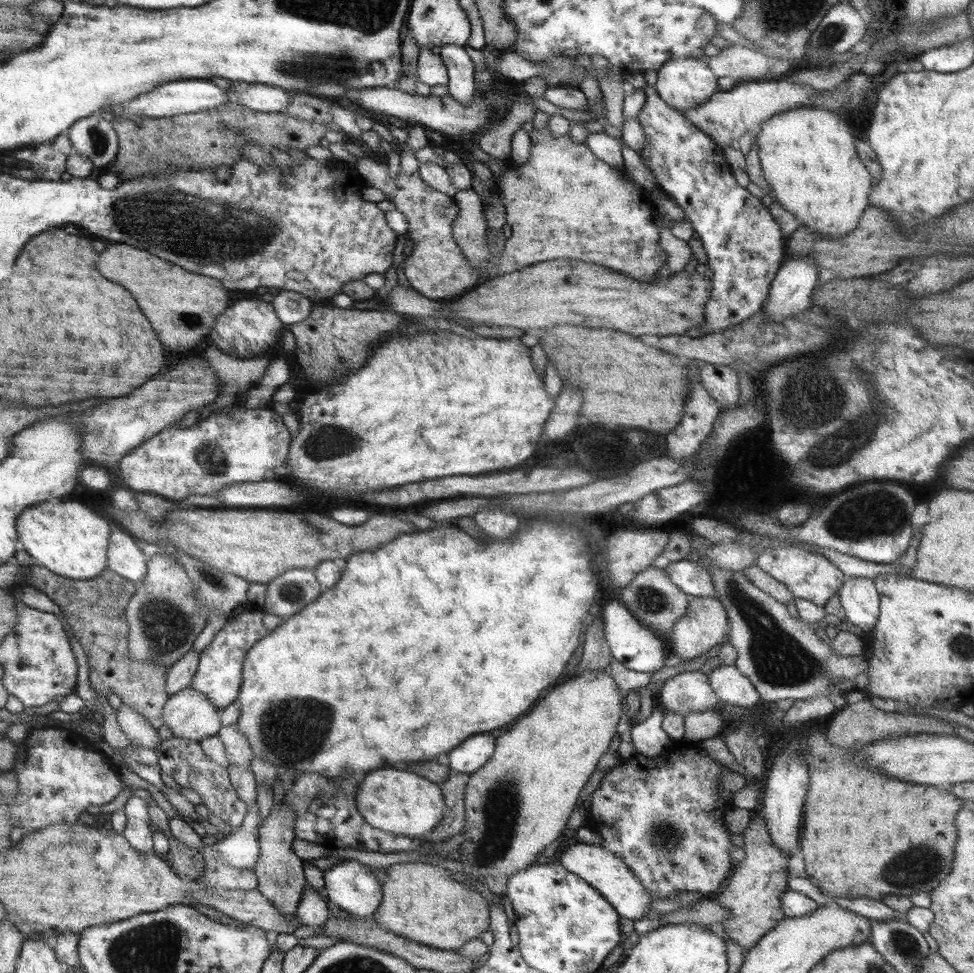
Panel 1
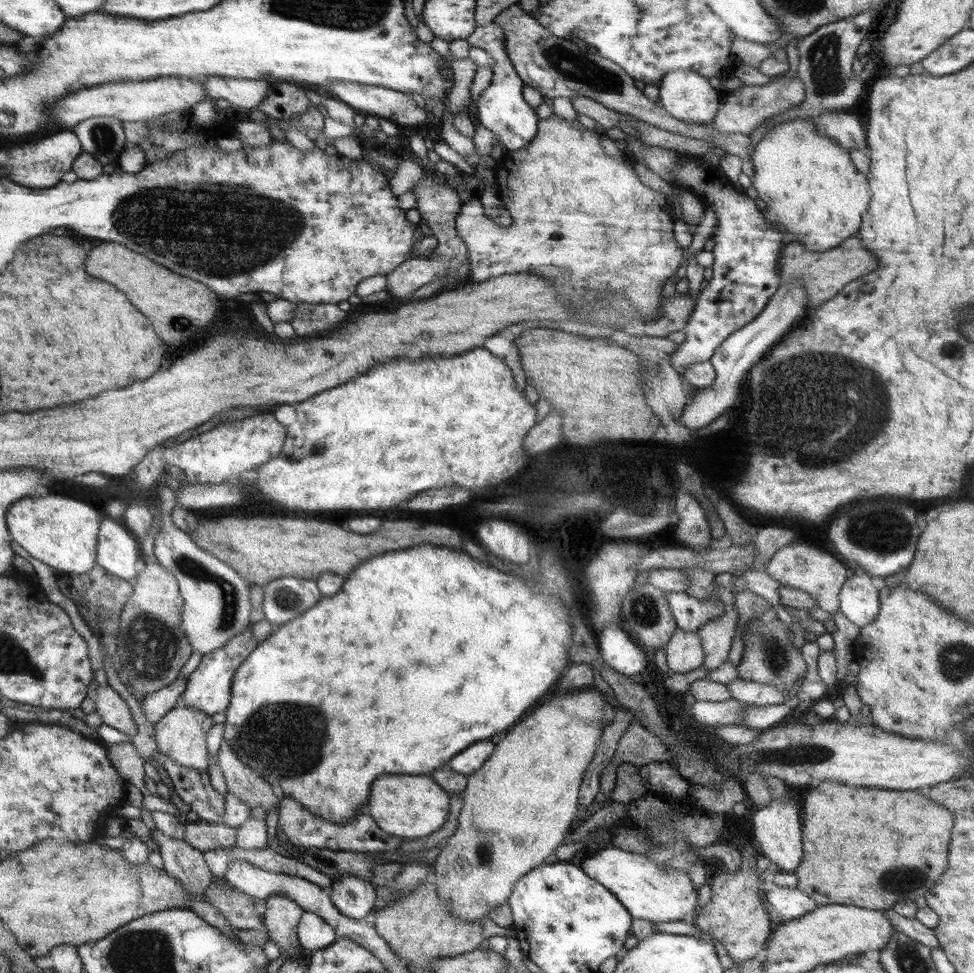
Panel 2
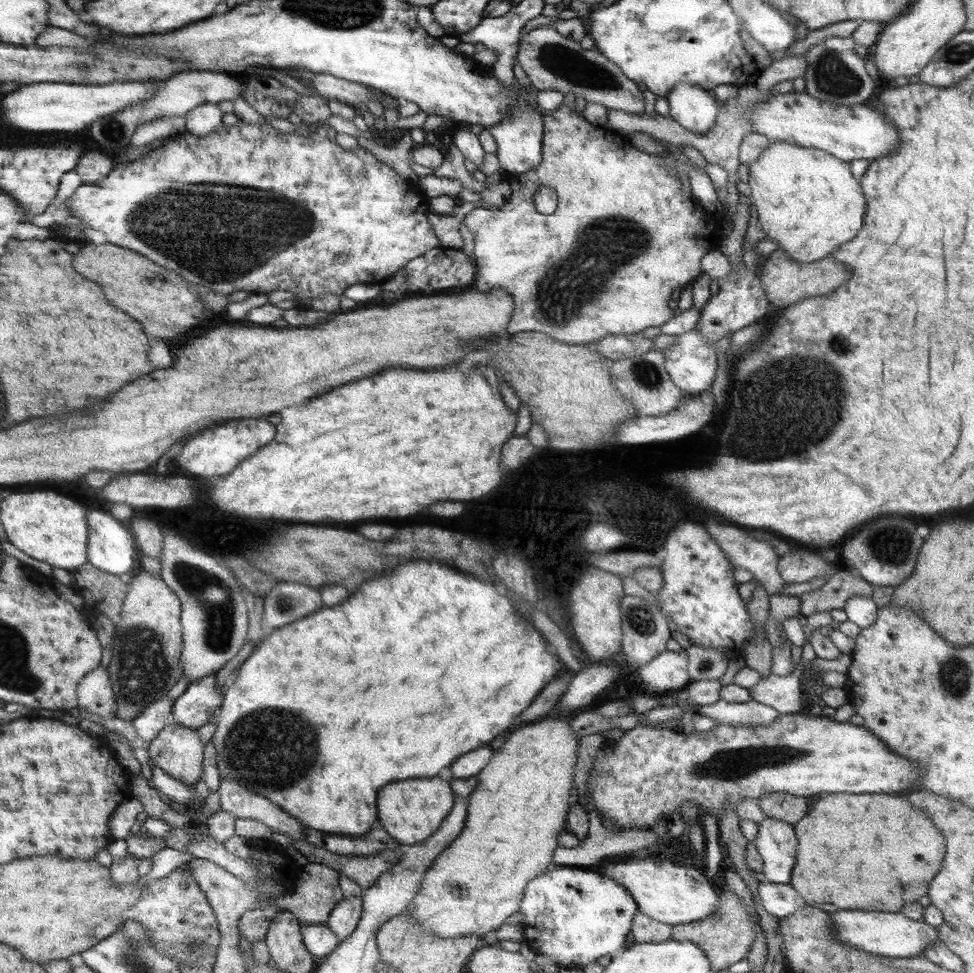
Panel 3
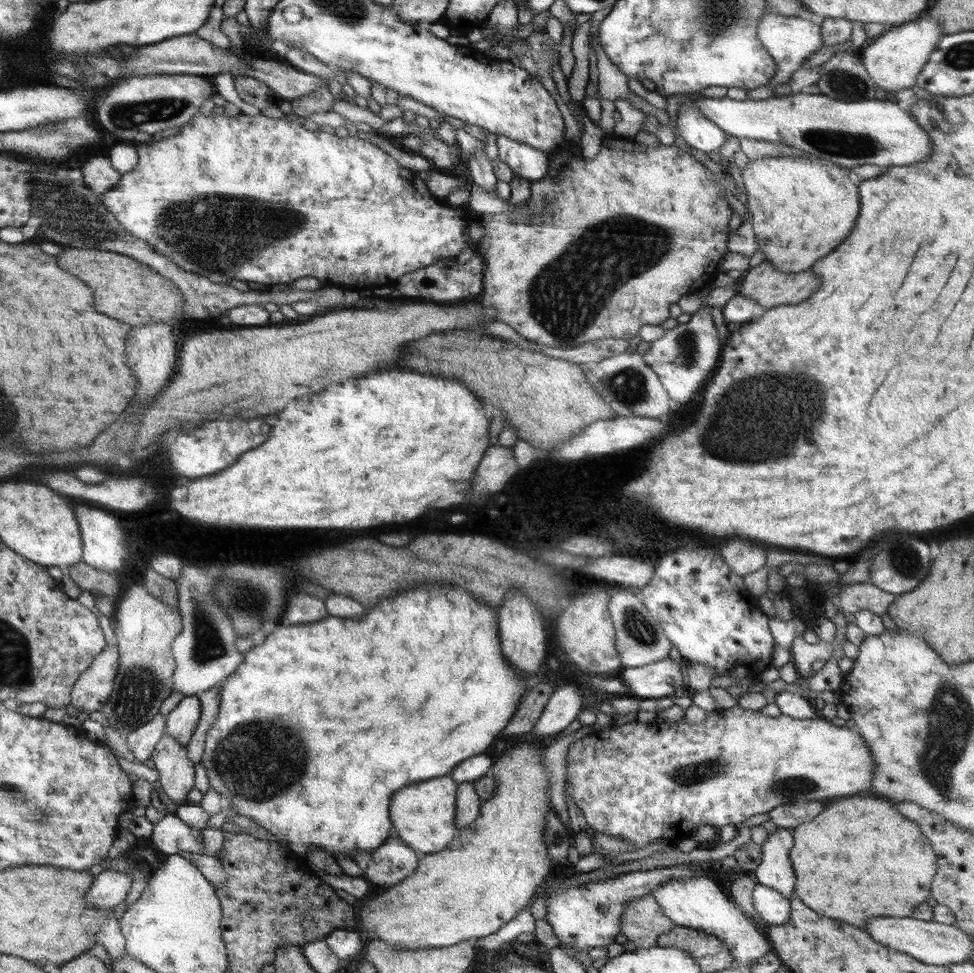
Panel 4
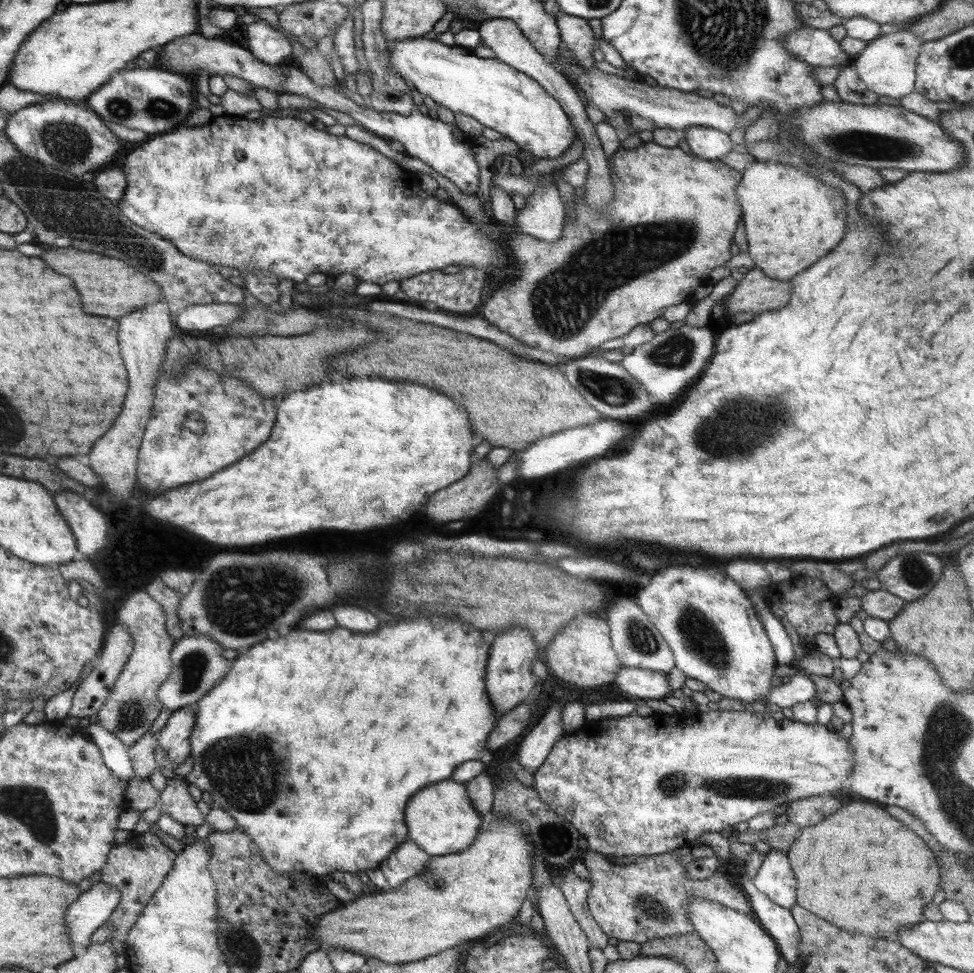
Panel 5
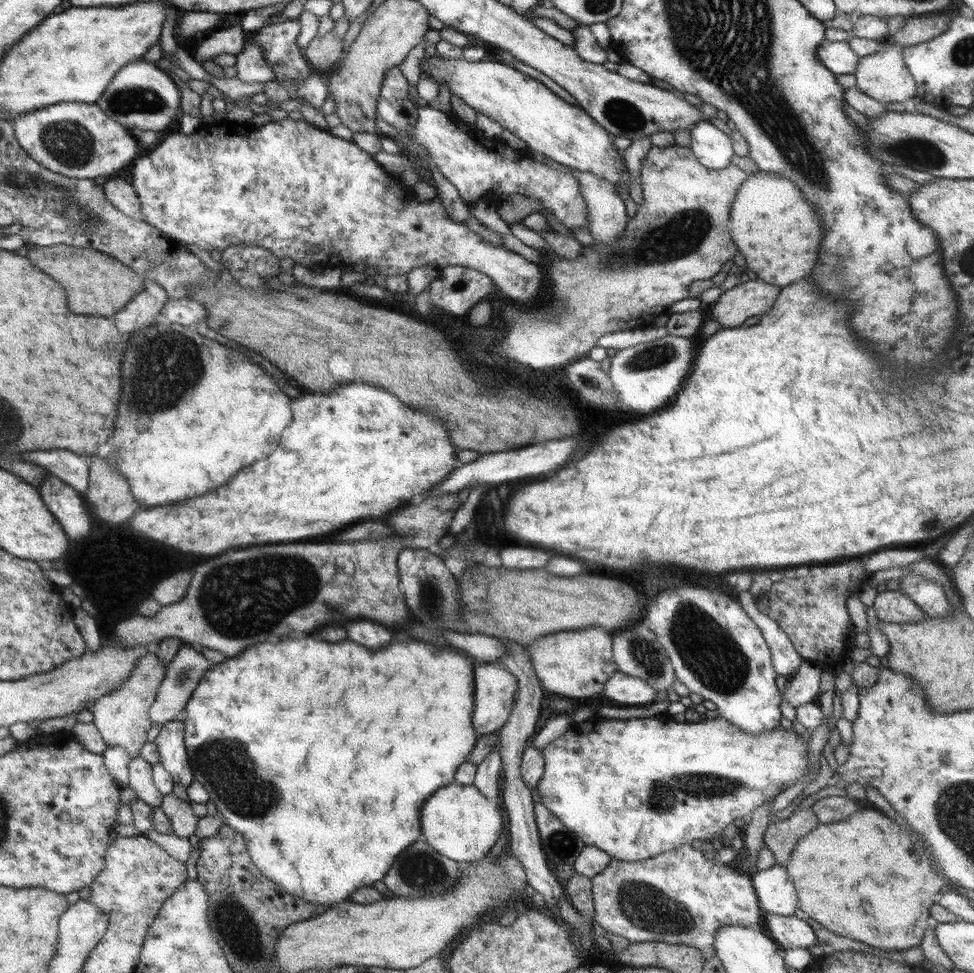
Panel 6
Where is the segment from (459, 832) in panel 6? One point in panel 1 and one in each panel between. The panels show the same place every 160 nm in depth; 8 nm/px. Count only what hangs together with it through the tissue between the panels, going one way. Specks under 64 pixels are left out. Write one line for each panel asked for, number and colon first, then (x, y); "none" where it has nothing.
1: (400, 803)
2: (404, 806)
3: (411, 811)
4: (424, 814)
5: (441, 820)

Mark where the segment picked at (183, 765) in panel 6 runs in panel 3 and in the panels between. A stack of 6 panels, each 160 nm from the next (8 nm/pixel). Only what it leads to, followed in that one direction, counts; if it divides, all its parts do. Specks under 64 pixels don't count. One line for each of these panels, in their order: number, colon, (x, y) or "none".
3: (201, 699)
4: (182, 721)
5: (175, 739)

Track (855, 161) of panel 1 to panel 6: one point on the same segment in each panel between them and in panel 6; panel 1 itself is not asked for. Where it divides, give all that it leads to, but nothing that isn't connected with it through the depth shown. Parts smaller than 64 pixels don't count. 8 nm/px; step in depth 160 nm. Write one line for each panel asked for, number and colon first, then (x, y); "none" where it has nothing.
2: (810, 185)
3: (808, 200)
4: (803, 207)
5: (792, 219)
6: (777, 230)

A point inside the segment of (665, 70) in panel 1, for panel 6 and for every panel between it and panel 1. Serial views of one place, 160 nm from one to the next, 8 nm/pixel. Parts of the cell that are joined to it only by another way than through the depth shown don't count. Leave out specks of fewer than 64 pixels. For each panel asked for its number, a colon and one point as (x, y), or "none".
2: (688, 96)
3: (692, 106)
4: (700, 133)
5: (710, 144)
6: (712, 147)

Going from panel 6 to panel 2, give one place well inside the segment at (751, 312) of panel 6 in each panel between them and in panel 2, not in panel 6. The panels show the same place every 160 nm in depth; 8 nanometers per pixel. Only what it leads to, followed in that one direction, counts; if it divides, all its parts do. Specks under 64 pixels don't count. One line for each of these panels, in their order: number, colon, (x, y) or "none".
2: (822, 274)
3: (786, 281)
4: (770, 287)
5: (757, 292)

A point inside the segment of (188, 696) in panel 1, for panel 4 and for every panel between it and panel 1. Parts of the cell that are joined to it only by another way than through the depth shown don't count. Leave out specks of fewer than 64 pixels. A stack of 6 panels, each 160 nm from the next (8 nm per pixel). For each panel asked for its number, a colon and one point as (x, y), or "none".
2: (181, 733)
3: (177, 750)
4: (176, 774)

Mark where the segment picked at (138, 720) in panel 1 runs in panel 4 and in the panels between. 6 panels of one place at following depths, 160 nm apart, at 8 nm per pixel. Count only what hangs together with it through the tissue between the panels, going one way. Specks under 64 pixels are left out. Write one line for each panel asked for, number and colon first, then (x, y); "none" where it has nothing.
2: (115, 711)
3: (95, 692)
4: (93, 688)

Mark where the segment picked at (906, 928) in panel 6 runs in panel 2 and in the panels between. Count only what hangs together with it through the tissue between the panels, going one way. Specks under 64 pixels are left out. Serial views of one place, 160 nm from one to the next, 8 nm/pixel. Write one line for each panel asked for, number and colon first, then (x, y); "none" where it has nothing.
2: (905, 852)
3: (876, 852)
4: (859, 859)
5: (859, 868)

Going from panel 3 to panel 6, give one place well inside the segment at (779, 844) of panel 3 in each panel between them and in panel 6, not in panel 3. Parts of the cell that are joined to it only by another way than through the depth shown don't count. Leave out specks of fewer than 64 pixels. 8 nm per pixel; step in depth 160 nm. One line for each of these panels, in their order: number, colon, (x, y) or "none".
4: (775, 871)
5: (775, 879)
6: (776, 894)

